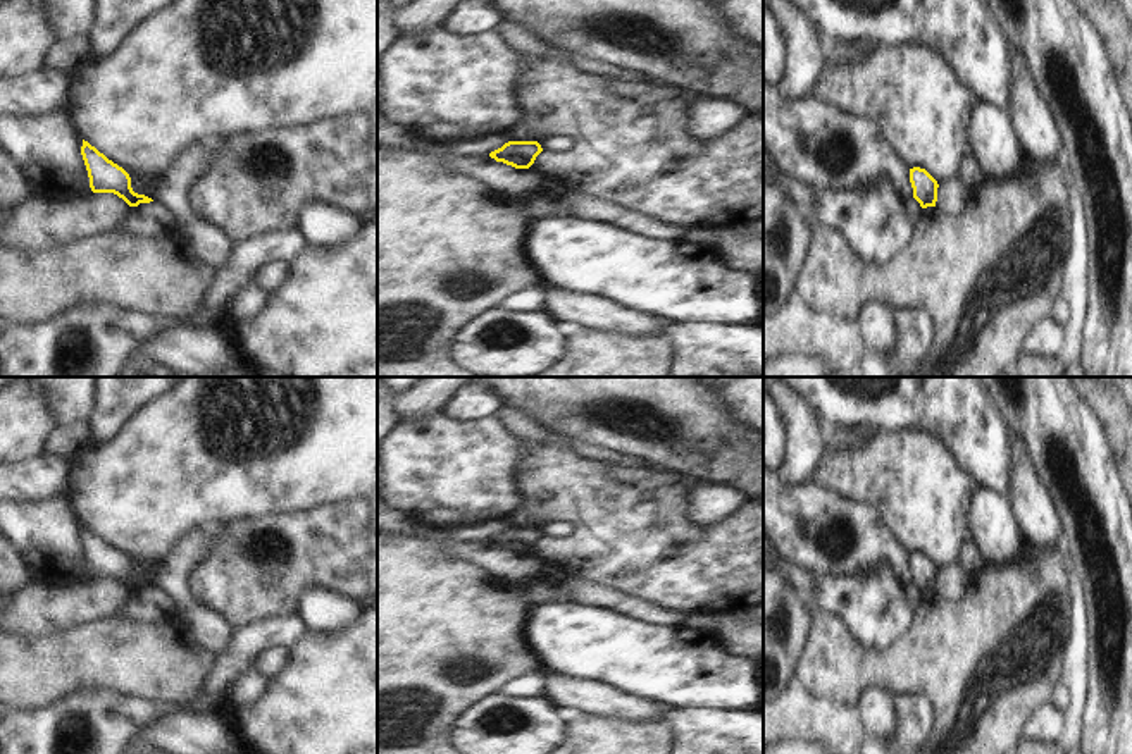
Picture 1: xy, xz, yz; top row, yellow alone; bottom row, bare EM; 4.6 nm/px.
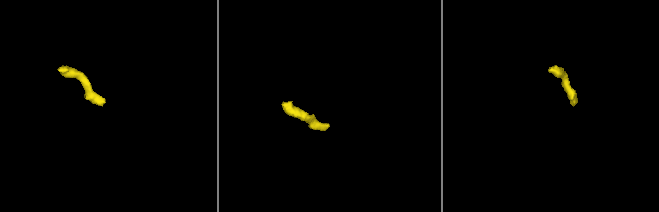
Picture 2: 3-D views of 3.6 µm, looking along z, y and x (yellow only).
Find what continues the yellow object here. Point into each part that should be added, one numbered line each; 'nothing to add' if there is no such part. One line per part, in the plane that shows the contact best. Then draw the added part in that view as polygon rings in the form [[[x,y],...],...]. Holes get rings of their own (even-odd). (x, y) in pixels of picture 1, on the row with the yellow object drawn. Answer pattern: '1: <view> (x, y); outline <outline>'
nothing to add

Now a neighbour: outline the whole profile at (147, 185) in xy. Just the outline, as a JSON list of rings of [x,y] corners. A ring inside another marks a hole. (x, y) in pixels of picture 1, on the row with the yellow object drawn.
[[[128,172],[128,174],[131,177],[131,188],[134,193],[155,200],[155,195],[164,182],[164,174],[153,174],[153,172],[150,174]]]

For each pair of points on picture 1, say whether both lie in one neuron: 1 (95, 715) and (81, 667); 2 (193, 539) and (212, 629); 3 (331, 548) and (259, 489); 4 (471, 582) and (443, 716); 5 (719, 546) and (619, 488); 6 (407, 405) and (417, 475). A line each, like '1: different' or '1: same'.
1: different
2: same
3: different
4: same
5: same
6: different

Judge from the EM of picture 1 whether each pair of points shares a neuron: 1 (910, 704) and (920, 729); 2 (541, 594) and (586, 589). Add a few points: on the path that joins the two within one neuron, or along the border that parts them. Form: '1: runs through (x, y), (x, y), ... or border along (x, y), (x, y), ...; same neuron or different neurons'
1: runs through (910, 710), (915, 723); same neuron
2: border along (552, 586), (557, 594); different neurons

